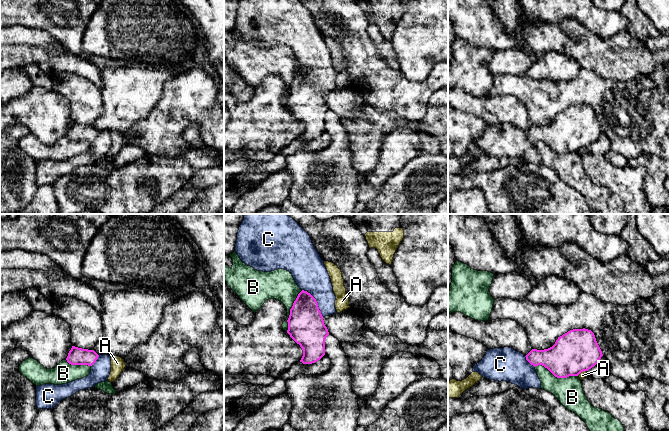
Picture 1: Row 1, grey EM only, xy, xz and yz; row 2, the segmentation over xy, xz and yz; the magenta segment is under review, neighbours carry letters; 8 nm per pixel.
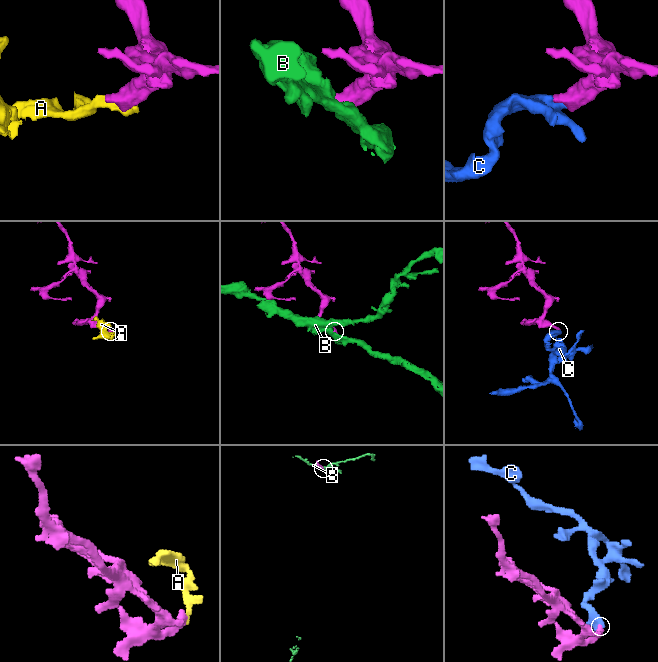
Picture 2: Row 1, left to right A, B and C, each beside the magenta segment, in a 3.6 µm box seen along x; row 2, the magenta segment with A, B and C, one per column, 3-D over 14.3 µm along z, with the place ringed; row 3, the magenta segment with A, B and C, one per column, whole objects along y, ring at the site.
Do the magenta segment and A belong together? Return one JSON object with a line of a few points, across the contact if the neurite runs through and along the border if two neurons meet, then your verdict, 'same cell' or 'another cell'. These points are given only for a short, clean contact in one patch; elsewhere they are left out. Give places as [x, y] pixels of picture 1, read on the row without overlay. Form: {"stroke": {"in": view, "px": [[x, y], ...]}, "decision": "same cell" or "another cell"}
{"stroke": {"in": "yz", "px": [[586, 146], [577, 151]]}, "decision": "another cell"}

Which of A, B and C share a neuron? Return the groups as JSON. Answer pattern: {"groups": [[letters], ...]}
{"groups": [["A"], ["B"], ["C"]]}

